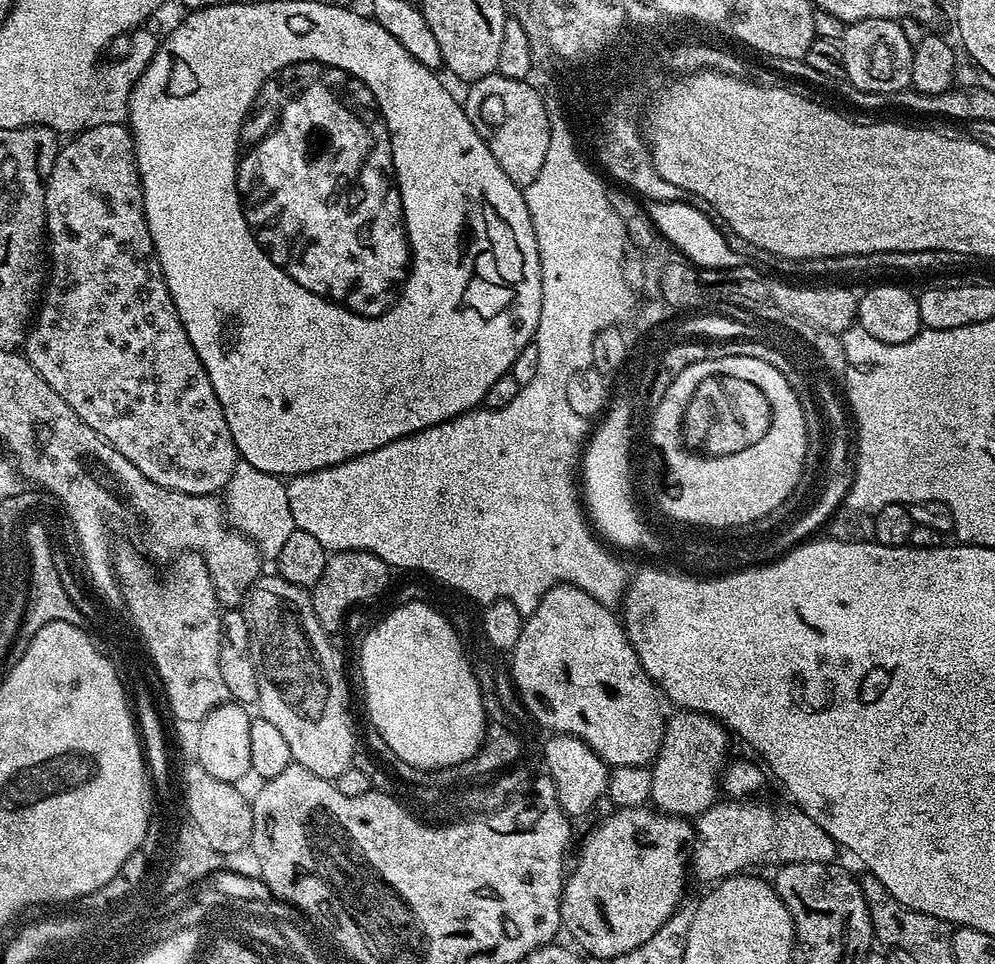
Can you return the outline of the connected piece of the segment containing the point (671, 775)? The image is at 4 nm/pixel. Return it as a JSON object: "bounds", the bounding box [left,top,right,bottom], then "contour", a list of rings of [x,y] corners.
{"bounds":[650,710,730,818],"contour":[[[676,710],[673,713],[667,717],[662,746],[650,765],[651,803],[669,816],[695,818],[717,803],[720,777],[730,760],[730,733],[719,720],[701,712]]]}

